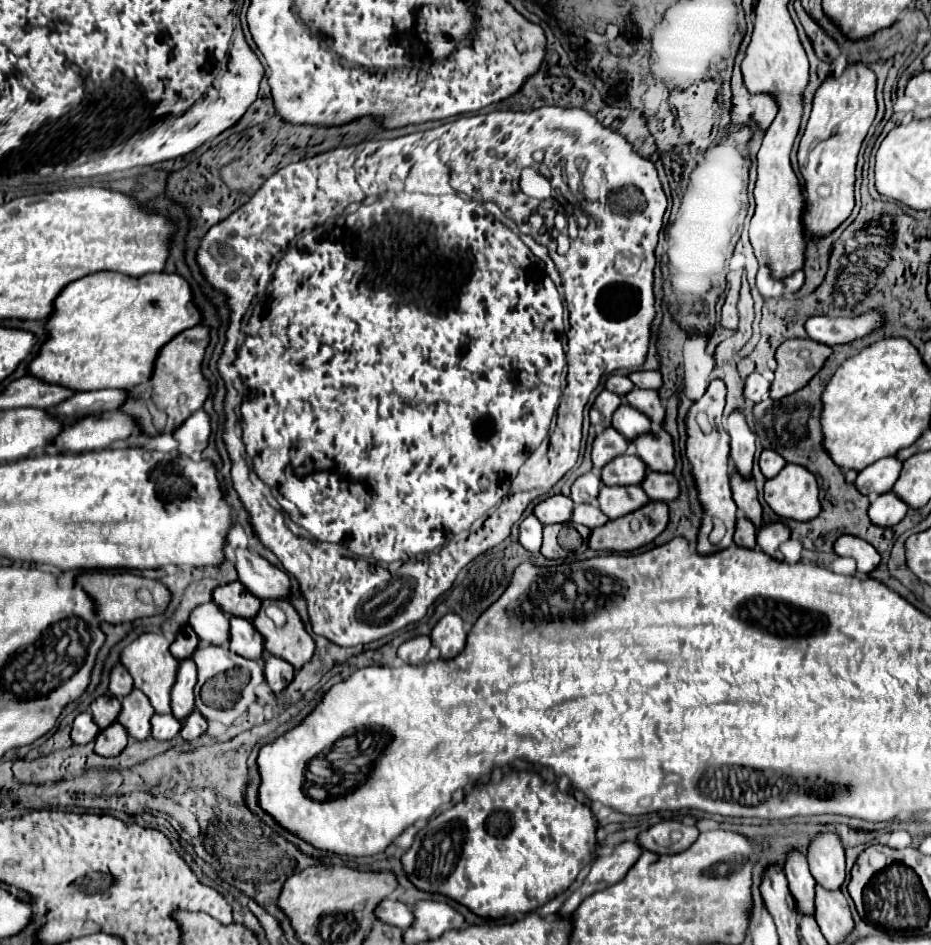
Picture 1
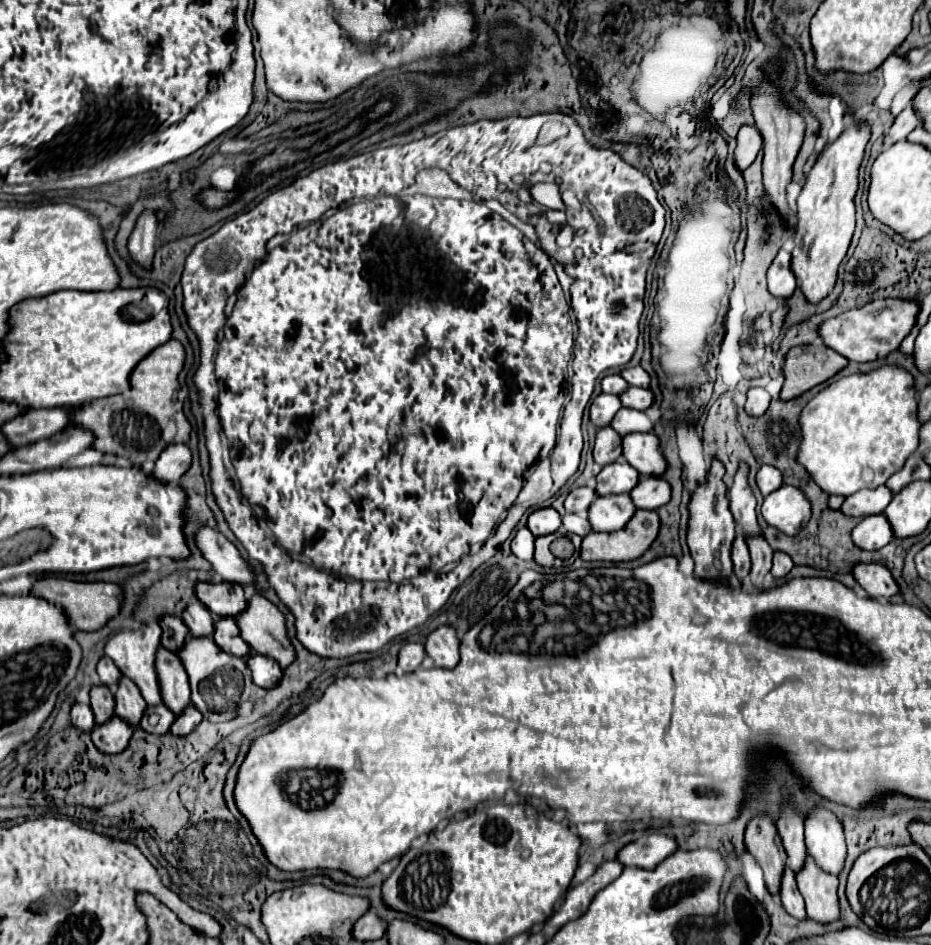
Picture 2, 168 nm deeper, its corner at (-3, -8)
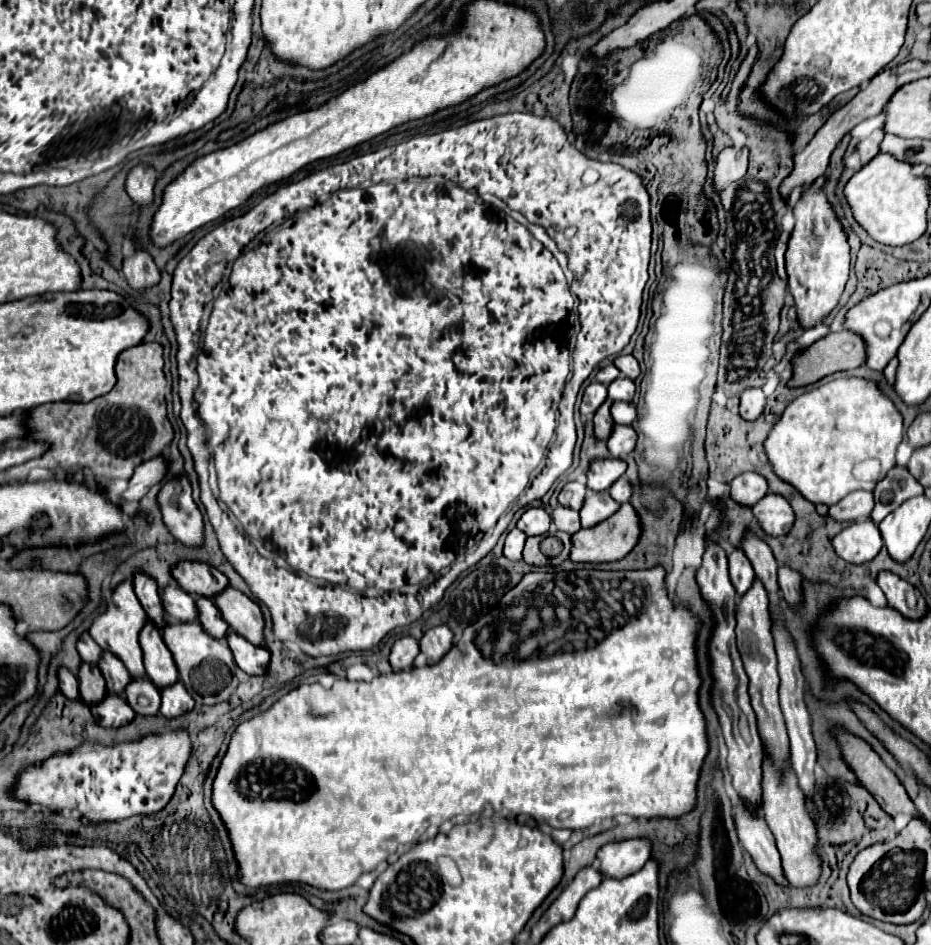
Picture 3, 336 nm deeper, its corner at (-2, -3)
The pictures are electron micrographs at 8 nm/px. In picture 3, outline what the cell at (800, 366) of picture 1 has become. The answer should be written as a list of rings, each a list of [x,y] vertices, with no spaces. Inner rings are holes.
[[[847,330],[837,332],[837,334],[827,334],[825,338],[817,340],[809,348],[805,348],[797,356],[793,356],[793,360],[791,360],[793,376],[787,382],[787,386],[789,388],[807,386],[807,384],[813,384],[813,382],[829,376],[829,374],[835,374],[835,372],[841,372],[841,370],[853,370],[861,364],[865,364],[865,344],[857,334],[847,332]]]

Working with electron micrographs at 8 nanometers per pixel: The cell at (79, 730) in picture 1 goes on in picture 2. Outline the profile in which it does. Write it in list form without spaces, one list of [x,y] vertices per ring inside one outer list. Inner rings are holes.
[[[74,703],[70,715],[72,715],[72,725],[76,725],[76,727],[88,731],[88,733],[96,725],[94,723],[94,715],[92,715],[92,709],[86,703]]]

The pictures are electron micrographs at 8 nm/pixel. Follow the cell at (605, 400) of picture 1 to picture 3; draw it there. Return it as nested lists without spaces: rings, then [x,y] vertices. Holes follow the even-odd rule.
[[[591,382],[585,388],[583,394],[583,402],[581,402],[581,414],[595,414],[597,408],[607,400],[607,386],[599,384],[599,382]]]

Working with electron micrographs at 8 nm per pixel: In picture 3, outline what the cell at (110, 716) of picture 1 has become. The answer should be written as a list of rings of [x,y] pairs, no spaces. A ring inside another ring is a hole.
[[[81,664],[79,668],[79,694],[81,700],[89,706],[97,704],[107,696],[105,688],[105,678],[101,678],[101,672],[95,664]]]

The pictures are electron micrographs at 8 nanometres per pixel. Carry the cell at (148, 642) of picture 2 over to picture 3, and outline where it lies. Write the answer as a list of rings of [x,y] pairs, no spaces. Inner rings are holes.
[[[123,582],[117,586],[117,590],[113,592],[113,604],[107,608],[105,614],[101,614],[89,634],[95,638],[95,642],[103,648],[103,650],[109,650],[111,654],[115,654],[123,664],[125,668],[129,670],[129,674],[133,678],[145,678],[145,666],[143,666],[143,650],[139,646],[139,632],[143,630],[147,618],[145,618],[145,610],[141,608],[141,602],[137,600],[135,592],[133,592],[133,584],[131,582]]]

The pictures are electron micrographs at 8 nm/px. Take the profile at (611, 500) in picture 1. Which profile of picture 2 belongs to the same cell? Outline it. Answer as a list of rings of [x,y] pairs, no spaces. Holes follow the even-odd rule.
[[[626,493],[622,495],[604,495],[596,497],[594,503],[588,509],[588,521],[592,525],[592,531],[618,531],[622,529],[630,517],[634,515],[636,507],[630,503],[630,497]]]

